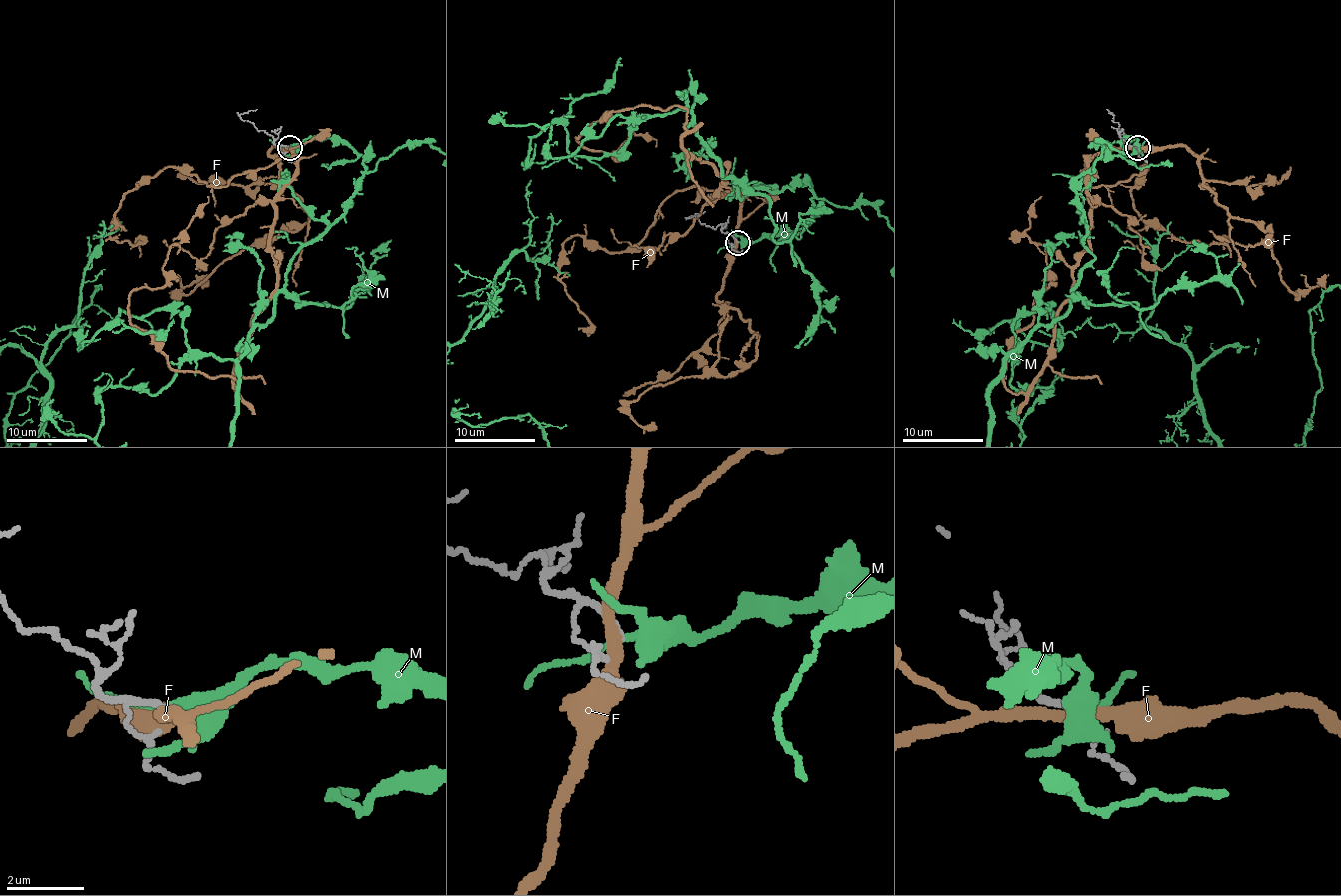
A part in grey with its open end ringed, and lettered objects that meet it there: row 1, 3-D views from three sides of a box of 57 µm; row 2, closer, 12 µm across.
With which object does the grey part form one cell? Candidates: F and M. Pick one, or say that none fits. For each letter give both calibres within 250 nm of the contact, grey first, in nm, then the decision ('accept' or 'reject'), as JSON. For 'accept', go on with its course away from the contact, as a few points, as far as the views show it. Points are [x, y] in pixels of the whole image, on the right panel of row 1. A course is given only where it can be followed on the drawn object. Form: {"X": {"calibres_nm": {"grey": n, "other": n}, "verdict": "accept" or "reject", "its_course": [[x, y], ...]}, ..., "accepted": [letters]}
{"F": {"calibres_nm": {"grey": 160, "other": 320}, "verdict": "reject"}, "M": {"calibres_nm": {"grey": 140, "other": 360}, "verdict": "reject"}, "accepted": []}

